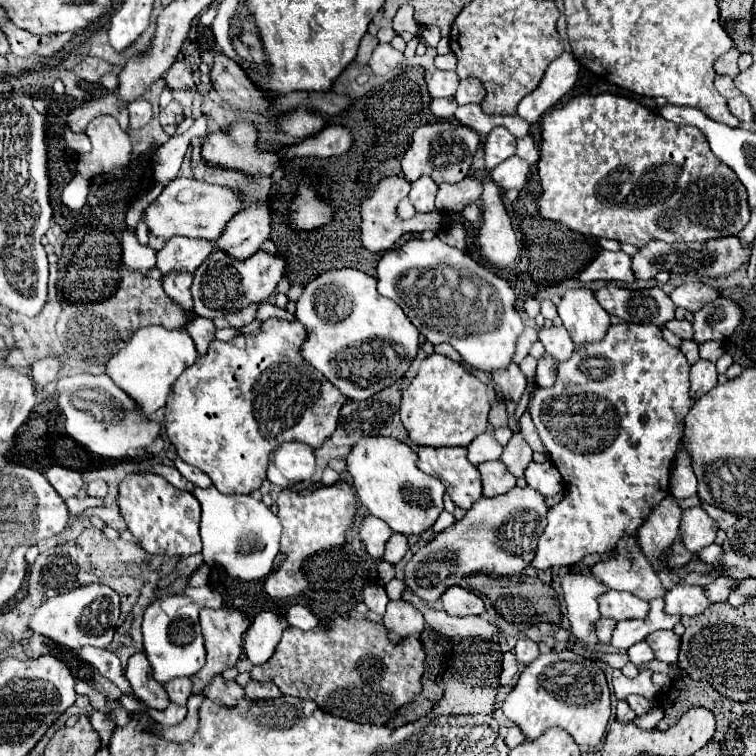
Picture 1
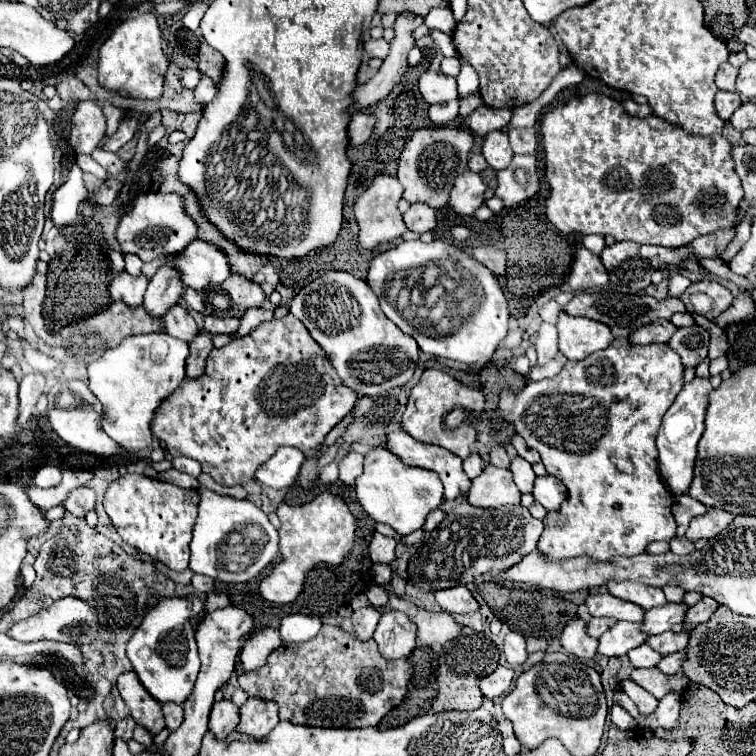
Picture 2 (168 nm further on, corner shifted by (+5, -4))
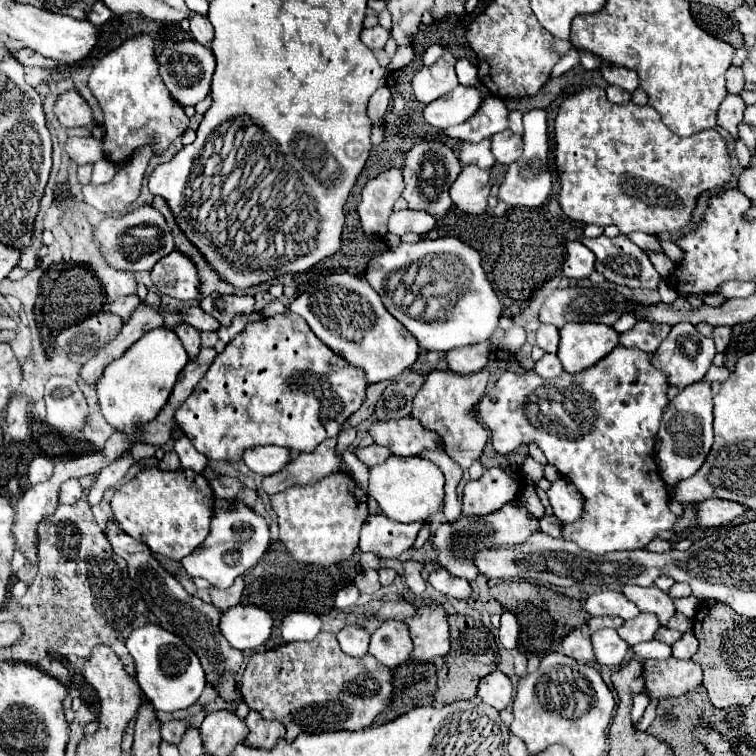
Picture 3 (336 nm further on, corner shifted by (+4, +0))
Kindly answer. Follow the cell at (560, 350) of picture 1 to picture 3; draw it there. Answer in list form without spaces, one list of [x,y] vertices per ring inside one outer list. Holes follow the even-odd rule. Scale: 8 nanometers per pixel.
[[[545,354],[539,362],[535,362],[533,372],[539,376],[545,376],[545,378],[555,378],[563,372],[563,366],[559,364],[557,354]]]

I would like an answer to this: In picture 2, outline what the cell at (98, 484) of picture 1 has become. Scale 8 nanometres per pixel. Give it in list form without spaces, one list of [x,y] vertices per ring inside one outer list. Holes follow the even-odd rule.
[[[82,486],[82,488],[76,488],[76,490],[70,492],[70,496],[64,500],[64,508],[74,516],[84,518],[86,512],[94,508],[94,502],[96,502],[94,490]]]

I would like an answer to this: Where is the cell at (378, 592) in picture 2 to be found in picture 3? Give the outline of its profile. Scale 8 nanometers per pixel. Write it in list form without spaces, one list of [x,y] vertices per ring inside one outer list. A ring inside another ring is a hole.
[[[367,570],[367,572],[359,574],[359,576],[355,578],[355,586],[359,588],[361,594],[375,594],[375,592],[381,588],[379,576],[377,576],[375,570]]]

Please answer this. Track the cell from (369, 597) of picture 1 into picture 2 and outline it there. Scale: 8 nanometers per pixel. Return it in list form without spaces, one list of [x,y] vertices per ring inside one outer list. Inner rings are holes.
[[[372,606],[360,608],[360,610],[352,612],[350,620],[352,620],[354,632],[356,632],[354,638],[356,638],[356,640],[370,640],[372,634],[374,634],[374,630],[376,630],[378,618],[380,618],[380,614],[378,614],[378,610],[374,610]]]

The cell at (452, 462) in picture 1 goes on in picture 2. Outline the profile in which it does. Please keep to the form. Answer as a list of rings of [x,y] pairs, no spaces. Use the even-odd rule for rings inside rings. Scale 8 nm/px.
[[[396,430],[386,436],[386,444],[390,452],[394,452],[404,464],[420,466],[434,470],[444,484],[444,498],[456,500],[458,496],[470,490],[470,478],[462,470],[462,458],[452,454],[450,450],[434,444],[424,444],[414,440],[408,432]]]

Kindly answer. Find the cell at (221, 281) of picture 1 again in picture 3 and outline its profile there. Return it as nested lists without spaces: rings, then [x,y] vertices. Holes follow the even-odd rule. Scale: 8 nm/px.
[[[215,292],[215,296],[205,296],[199,306],[215,316],[223,326],[231,324],[231,318],[237,314],[245,314],[245,312],[253,312],[255,306],[255,298],[245,294],[245,296],[237,296],[237,294],[219,294]]]

